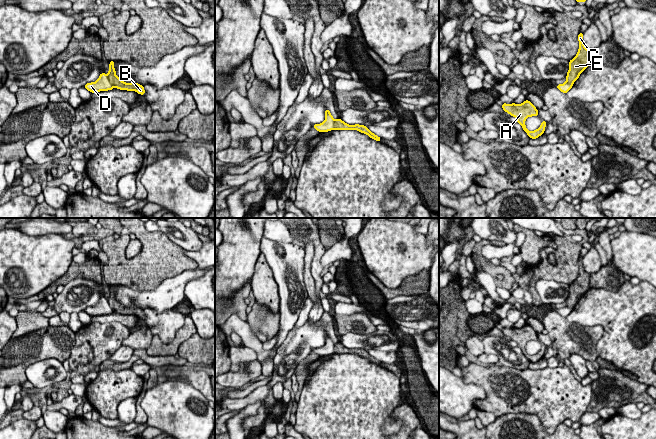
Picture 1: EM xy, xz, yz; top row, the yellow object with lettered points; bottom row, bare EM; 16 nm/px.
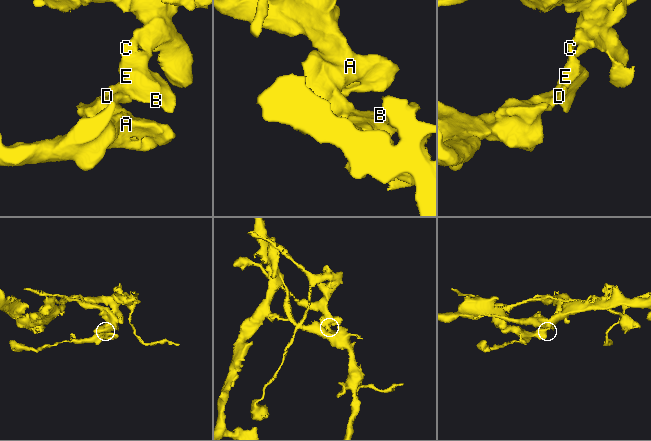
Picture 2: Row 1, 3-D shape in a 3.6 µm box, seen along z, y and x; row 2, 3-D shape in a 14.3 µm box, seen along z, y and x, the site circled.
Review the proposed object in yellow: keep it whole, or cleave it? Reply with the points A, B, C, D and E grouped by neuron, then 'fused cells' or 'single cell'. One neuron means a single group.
A D / B C E | fused cells

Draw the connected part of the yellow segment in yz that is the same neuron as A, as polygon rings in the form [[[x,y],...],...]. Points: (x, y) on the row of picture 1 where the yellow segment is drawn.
[[[525,100],[521,104],[506,104],[503,103],[502,106],[503,110],[510,114],[511,116],[515,117],[517,119],[517,122],[522,126],[523,130],[527,133],[527,135],[531,139],[537,139],[539,136],[541,136],[544,131],[545,127],[547,125],[546,121],[542,120],[542,124],[540,127],[534,131],[529,131],[526,128],[525,121],[528,117],[532,116],[538,116],[538,110],[536,107],[528,100]]]

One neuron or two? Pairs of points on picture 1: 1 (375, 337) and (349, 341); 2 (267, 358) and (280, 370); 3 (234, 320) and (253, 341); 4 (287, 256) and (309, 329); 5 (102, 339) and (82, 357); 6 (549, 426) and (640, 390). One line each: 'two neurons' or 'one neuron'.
1: one neuron
2: two neurons
3: one neuron
4: two neurons
5: one neuron
6: two neurons

